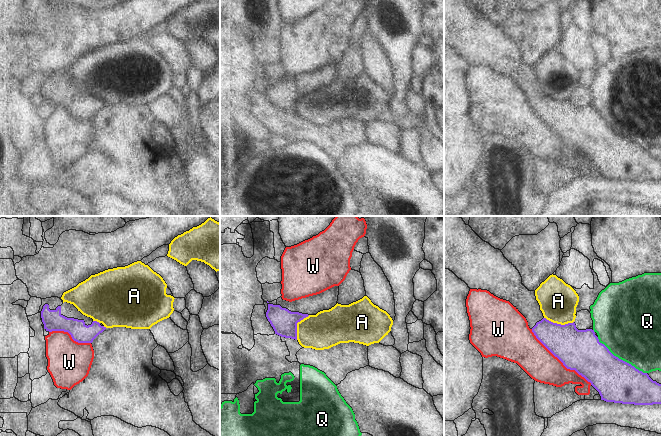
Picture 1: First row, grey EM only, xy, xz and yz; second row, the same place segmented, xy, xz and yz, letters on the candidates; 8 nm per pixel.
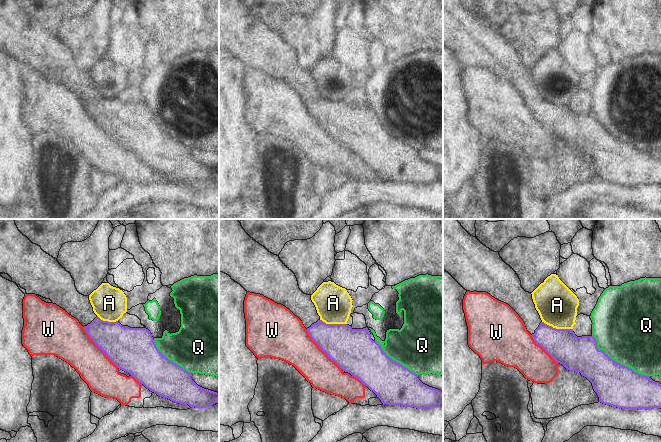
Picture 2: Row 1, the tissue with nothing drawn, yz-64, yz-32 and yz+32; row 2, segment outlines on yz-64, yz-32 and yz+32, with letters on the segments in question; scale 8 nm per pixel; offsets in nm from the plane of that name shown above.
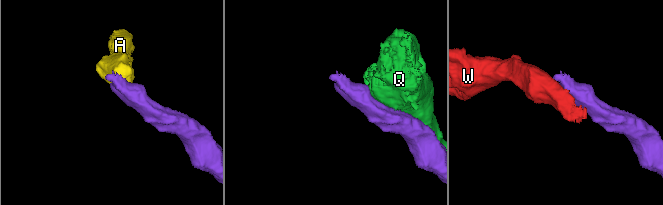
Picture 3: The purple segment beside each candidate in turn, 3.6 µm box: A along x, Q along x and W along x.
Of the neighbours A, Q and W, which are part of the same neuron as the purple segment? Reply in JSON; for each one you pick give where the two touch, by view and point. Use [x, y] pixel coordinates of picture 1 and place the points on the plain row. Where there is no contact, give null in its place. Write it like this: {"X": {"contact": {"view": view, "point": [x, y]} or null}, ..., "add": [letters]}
{"add": []}

